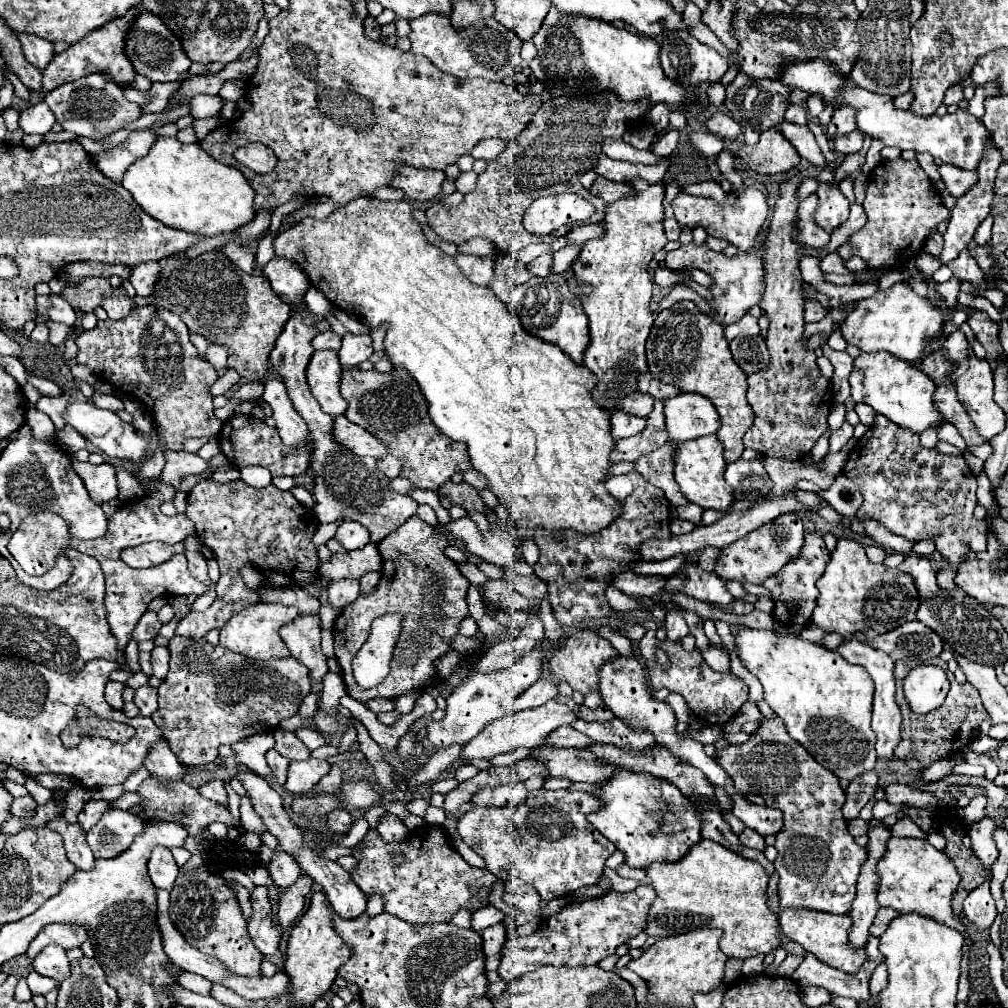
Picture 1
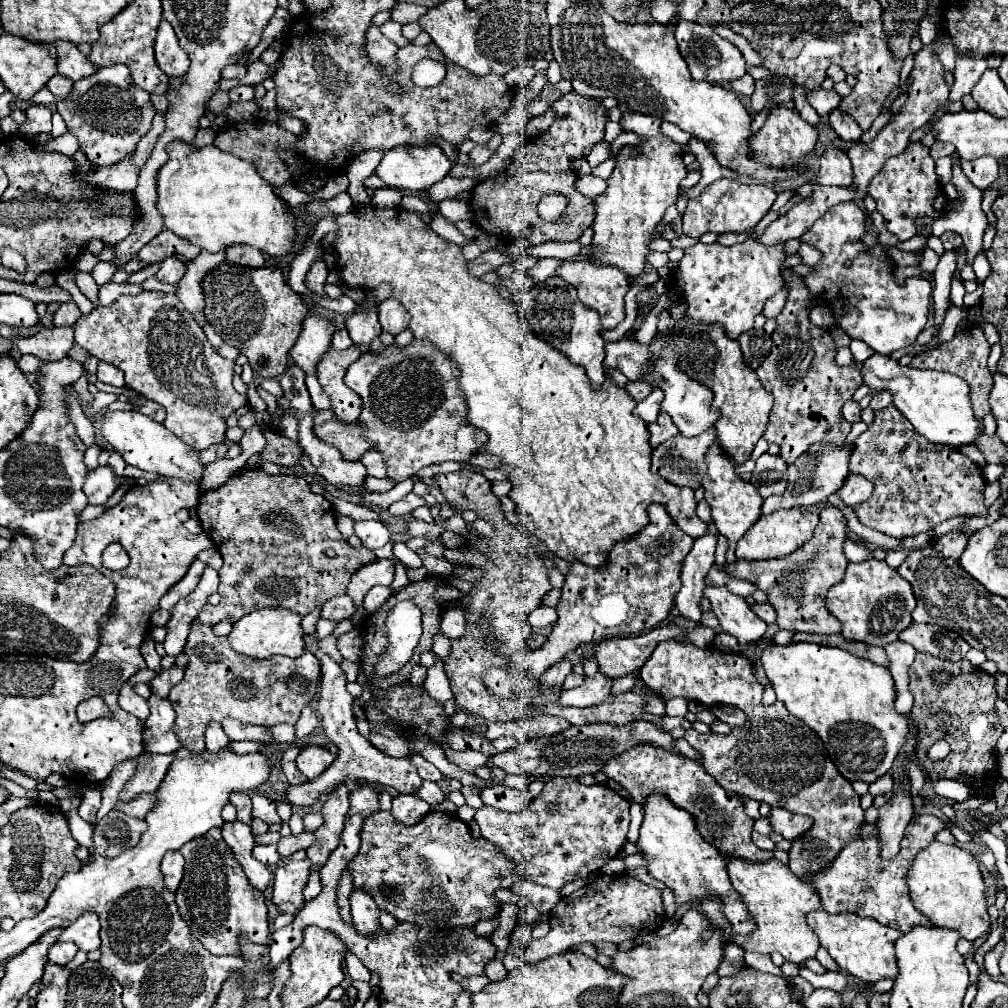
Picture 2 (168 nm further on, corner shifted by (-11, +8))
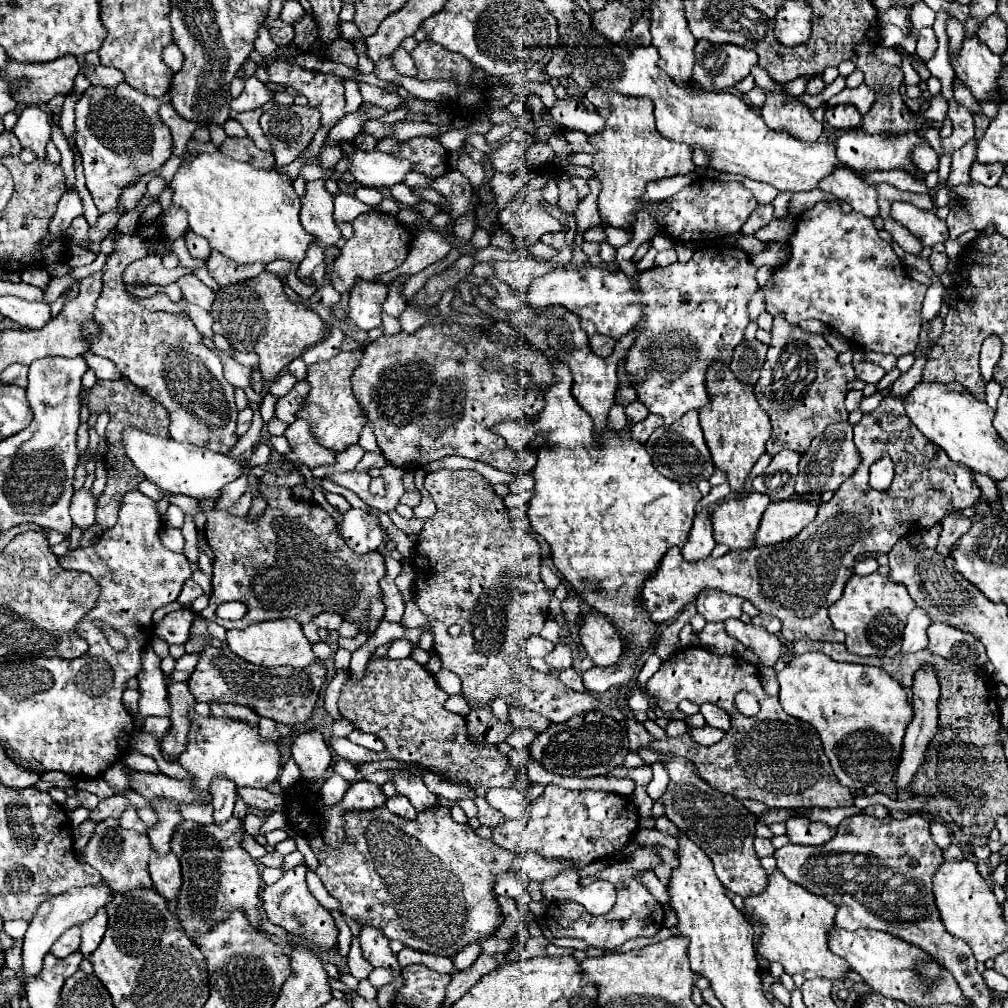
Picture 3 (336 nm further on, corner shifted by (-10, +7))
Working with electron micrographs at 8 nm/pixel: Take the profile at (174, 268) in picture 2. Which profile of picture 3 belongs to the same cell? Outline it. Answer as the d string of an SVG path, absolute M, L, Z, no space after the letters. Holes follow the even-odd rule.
M185 274L177 280L177 284L181 288L183 298L187 298L189 302L193 302L205 310L211 310L211 302L213 302L215 294L199 278L195 278L193 274Z

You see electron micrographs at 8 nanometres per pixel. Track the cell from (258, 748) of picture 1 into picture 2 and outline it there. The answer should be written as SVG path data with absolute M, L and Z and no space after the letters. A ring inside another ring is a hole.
M224 717L222 727L224 727L224 733L232 741L246 741L246 739L266 741L266 739L270 739L270 733L266 733L263 726L256 727L256 725L250 725L250 723L242 723L242 721L232 719L232 717Z

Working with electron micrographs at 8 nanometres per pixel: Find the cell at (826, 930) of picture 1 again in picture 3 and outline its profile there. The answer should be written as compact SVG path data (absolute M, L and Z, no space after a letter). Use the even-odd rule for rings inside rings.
M833 928L827 936L831 952L841 956L853 972L857 972L865 984L869 984L875 992L887 996L887 998L895 998L895 1000L903 1000L909 1006L929 1006L929 1004L955 1004L955 1006L963 1006L967 1004L967 1000L963 998L959 986L955 984L951 974L945 974L939 978L937 984L933 986L925 986L923 980L915 974L913 966L921 960L927 960L927 952L923 952L921 948L915 948L913 944L907 944L905 940L899 940L895 936L887 936L887 932L871 932L871 930L841 930L841 928Z

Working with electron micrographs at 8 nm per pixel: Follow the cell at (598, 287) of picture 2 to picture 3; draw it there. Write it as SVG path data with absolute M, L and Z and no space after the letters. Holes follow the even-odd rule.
M727 244L727 250L695 250L687 264L675 262L665 268L651 268L639 274L641 294L633 292L633 282L621 272L611 272L605 266L561 266L533 280L523 302L531 308L547 308L553 304L565 306L583 320L591 320L597 332L611 338L625 336L645 314L645 328L629 348L625 370L631 374L639 400L649 412L659 414L665 426L675 424L689 410L699 410L707 404L705 370L711 354L733 354L733 348L743 340L749 324L747 304L759 290L757 266L749 254ZM683 354L691 356L687 368L679 374L667 372Z

